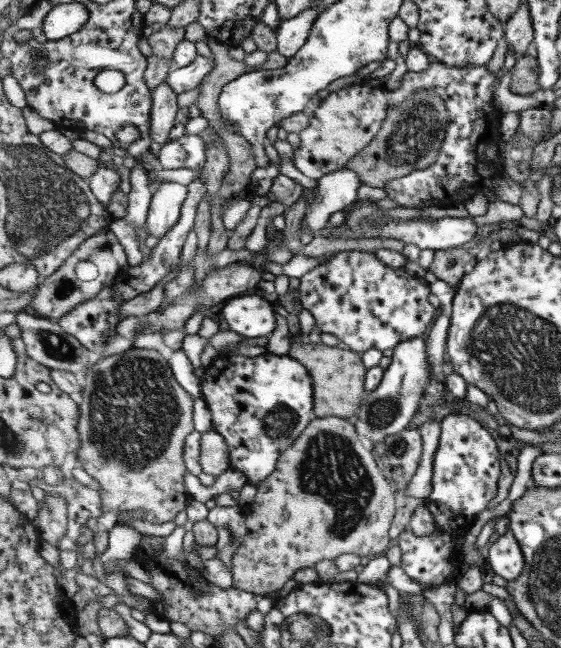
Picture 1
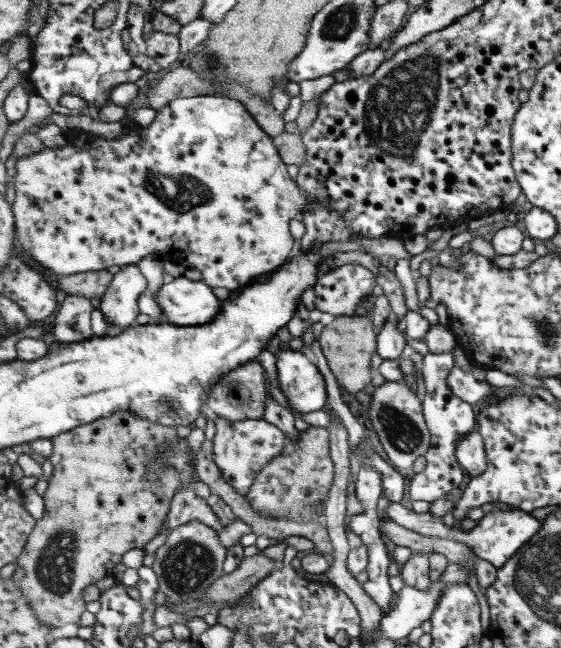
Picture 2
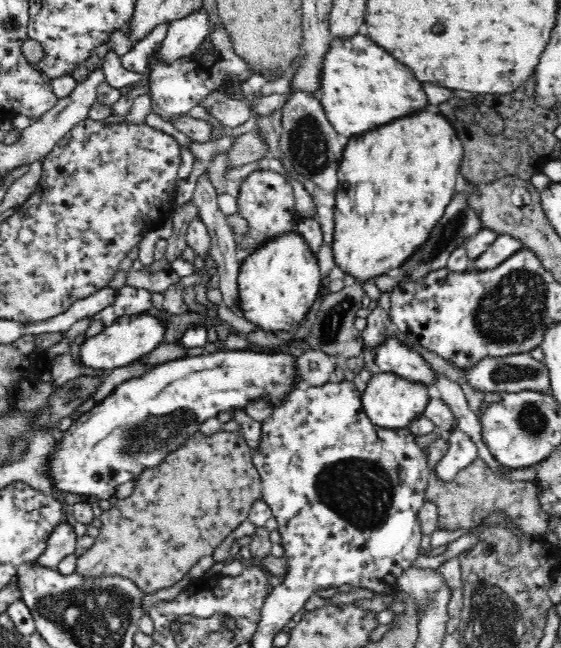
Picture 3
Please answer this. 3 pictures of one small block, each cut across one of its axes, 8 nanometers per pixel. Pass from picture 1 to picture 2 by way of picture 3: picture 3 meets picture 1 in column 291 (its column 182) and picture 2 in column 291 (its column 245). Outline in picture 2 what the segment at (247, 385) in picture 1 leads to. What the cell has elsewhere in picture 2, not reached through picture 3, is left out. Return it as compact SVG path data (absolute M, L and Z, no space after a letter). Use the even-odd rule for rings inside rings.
M277 347L278 379L291 406L301 413L323 409L329 402L326 379L321 365L310 360L304 350Z

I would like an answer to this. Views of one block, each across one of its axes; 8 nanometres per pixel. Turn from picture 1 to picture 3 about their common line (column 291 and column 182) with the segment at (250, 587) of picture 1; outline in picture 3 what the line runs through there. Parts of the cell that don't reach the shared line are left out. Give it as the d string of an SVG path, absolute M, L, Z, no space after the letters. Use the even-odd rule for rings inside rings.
M220 430L213 435L204 435L198 431L188 442L184 443L177 451L166 455L165 461L160 463L158 467L147 468L135 481L135 486L131 495L124 499L118 499L112 506L104 507L103 513L100 515L102 526L99 535L95 538L94 544L87 549L85 553L80 555L76 562L76 570L74 573L79 574L81 578L104 578L104 576L122 576L127 580L132 580L136 587L144 594L160 591L164 588L172 588L180 583L186 574L190 572L190 568L194 564L198 564L200 558L204 556L213 556L214 550L218 545L236 528L241 522L247 519L253 502L261 498L261 478L260 473L252 462L252 451L240 431L224 431Z

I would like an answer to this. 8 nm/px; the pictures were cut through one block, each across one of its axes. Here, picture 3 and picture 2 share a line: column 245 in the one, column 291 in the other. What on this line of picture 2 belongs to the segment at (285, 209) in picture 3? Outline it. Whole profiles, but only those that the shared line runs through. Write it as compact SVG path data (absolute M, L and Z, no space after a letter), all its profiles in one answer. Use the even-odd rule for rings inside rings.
M210 95L210 96L197 96L192 98L177 98L177 100L173 100L168 106L165 106L162 110L157 112L157 116L155 120L148 127L139 127L137 125L133 125L131 128L127 129L127 133L120 136L117 139L106 140L103 137L98 137L95 139L95 136L87 136L87 134L83 134L82 131L72 130L71 134L73 136L73 142L67 143L63 147L55 147L55 148L45 148L45 150L41 150L38 154L23 157L21 160L16 162L16 171L17 175L15 177L15 194L16 198L13 202L13 210L14 210L14 218L16 222L16 239L21 244L23 249L29 253L29 256L35 261L37 261L42 267L49 269L53 272L53 274L57 274L57 278L64 276L71 276L71 274L79 274L81 272L95 272L95 270L108 270L111 266L127 266L127 264L138 263L143 260L145 256L156 252L163 257L168 257L172 261L178 261L186 264L187 267L192 267L199 270L204 275L204 281L207 284L210 284L212 287L217 288L223 287L228 289L230 292L240 290L243 287L247 287L257 280L263 278L263 276L267 276L267 274L275 273L279 268L283 267L284 264L290 259L291 252L293 252L293 236L291 236L291 232L289 232L289 220L293 220L295 214L297 212L303 214L303 212L307 211L309 207L311 207L311 203L315 203L317 198L311 198L307 192L303 192L303 188L299 188L299 182L297 180L292 180L291 176L289 176L289 172L287 172L287 164L282 161L282 157L280 156L280 152L275 148L275 144L273 144L272 137L261 128L261 126L255 121L255 118L251 115L251 112L245 107L245 104L242 104L239 100L226 98L224 96L219 95Z

